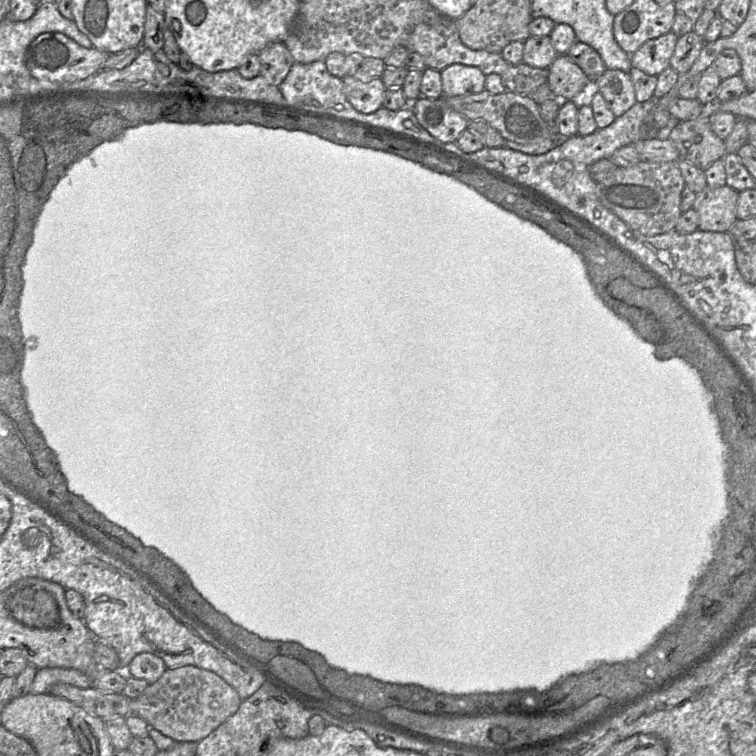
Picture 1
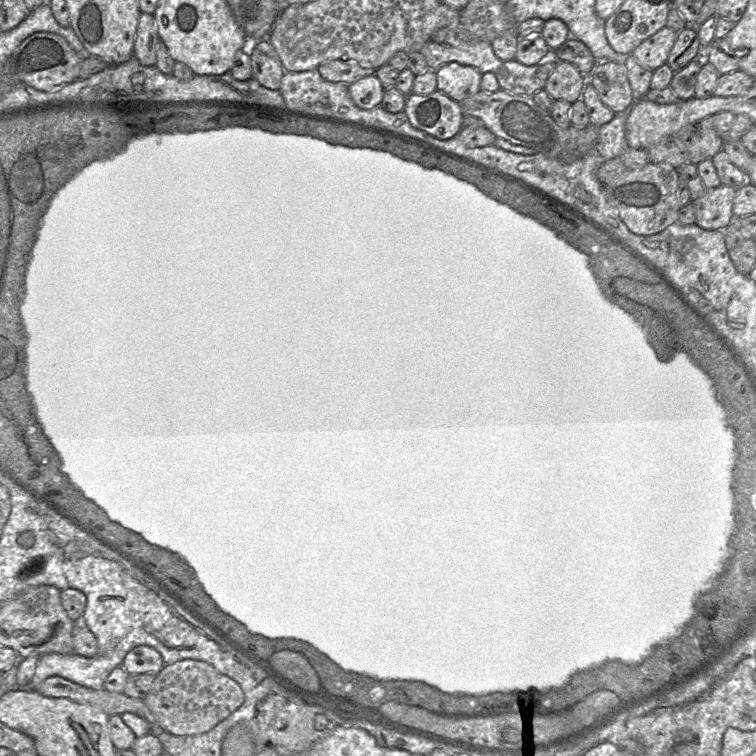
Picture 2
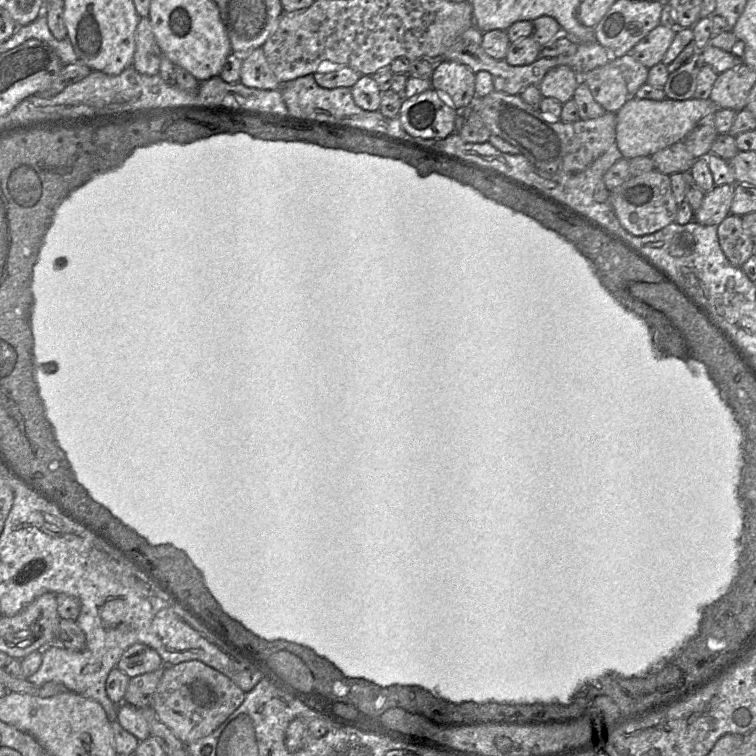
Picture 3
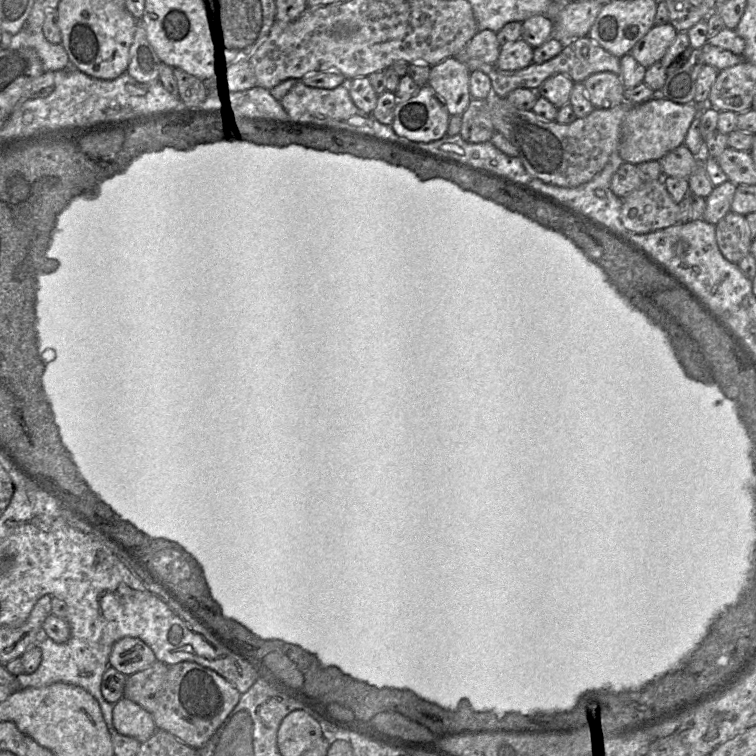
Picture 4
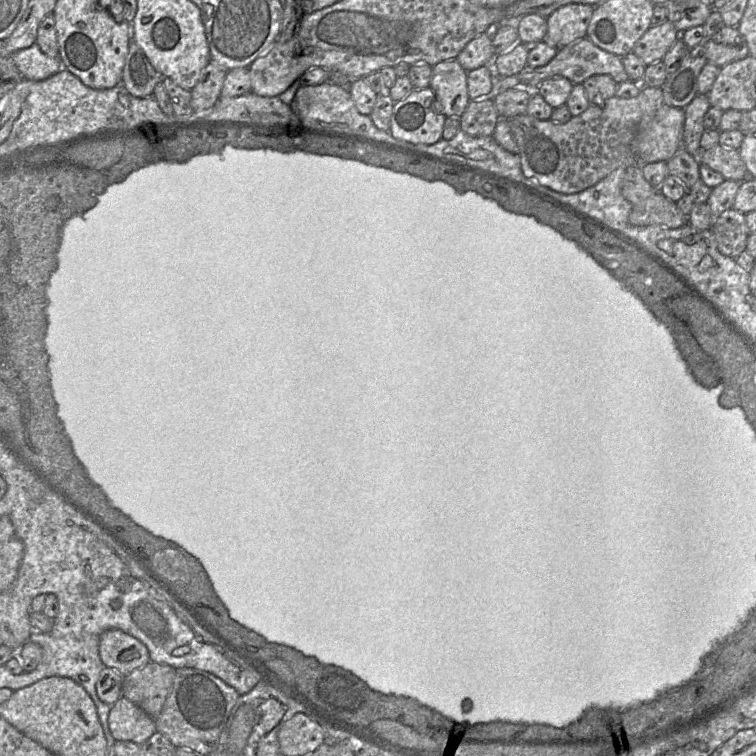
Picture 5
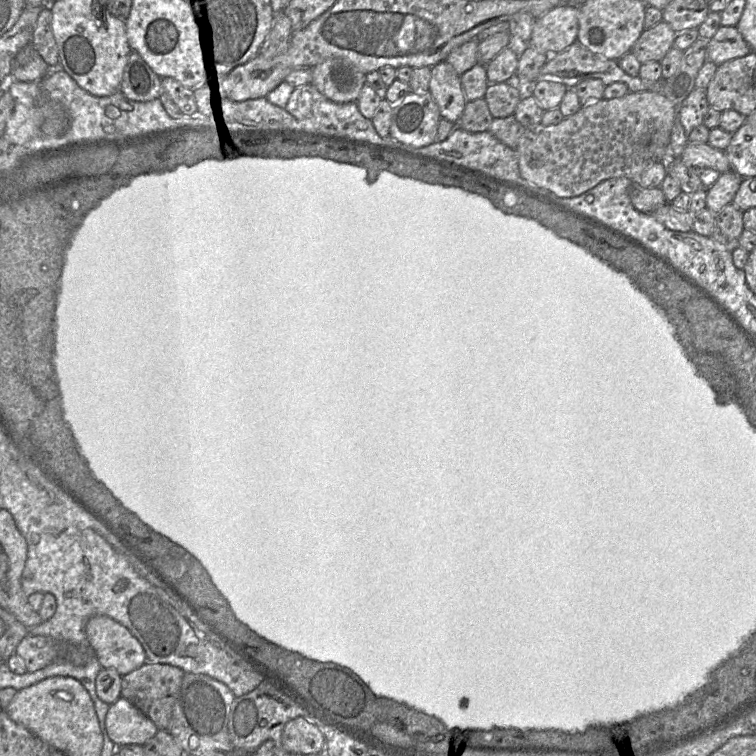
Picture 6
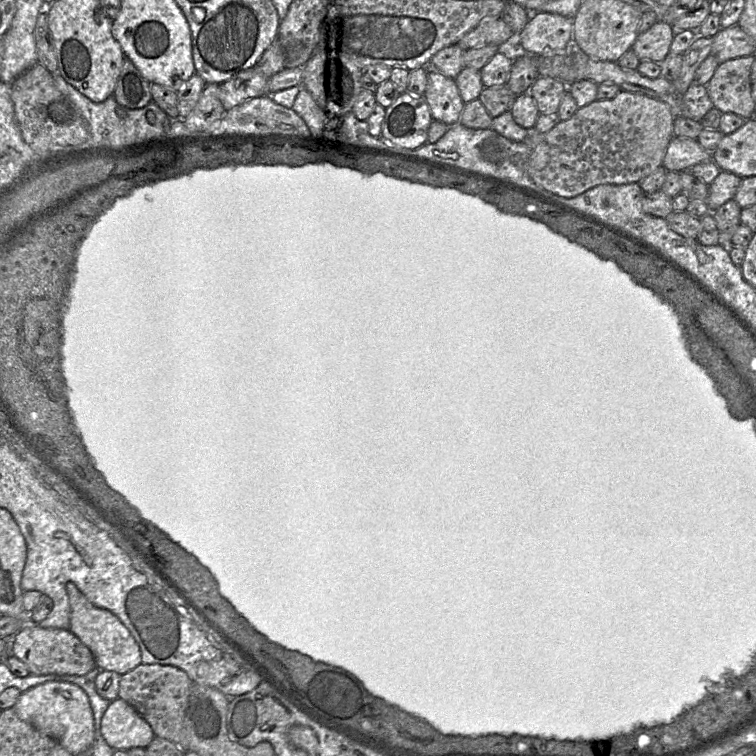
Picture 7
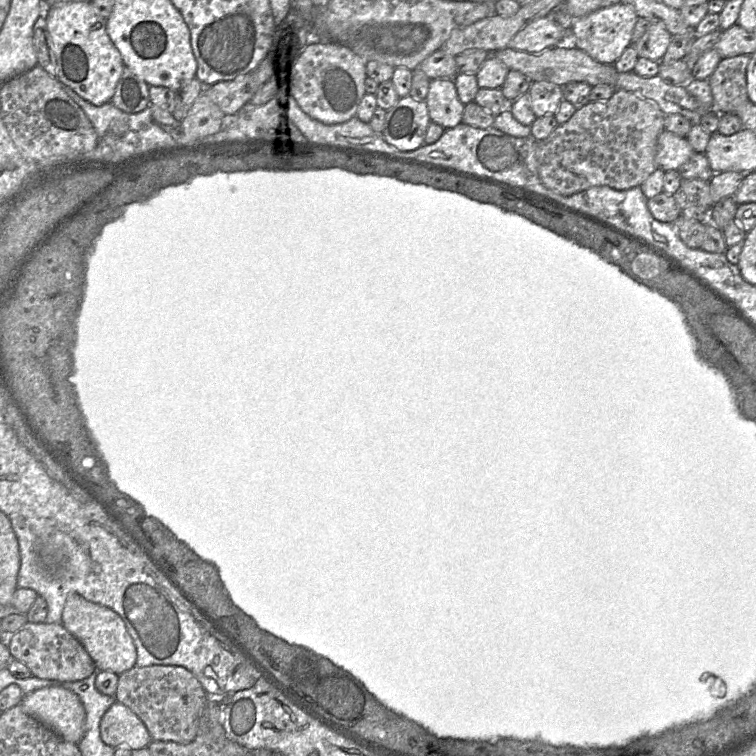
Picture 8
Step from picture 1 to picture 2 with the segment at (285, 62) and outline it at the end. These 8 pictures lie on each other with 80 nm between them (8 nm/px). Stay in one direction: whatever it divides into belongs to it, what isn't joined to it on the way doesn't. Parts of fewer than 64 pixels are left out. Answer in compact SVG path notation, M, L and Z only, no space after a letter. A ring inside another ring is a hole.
M268 39L251 42L251 66L253 79L268 89L280 89L285 70Z

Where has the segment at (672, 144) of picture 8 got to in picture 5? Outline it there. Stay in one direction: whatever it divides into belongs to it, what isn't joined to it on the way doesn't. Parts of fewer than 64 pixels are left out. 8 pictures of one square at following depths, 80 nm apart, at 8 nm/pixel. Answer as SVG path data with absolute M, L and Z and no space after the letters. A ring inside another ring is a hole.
M717 144L710 149L701 150L698 160L701 165L719 172L725 179L742 182L749 178L747 167L736 149Z

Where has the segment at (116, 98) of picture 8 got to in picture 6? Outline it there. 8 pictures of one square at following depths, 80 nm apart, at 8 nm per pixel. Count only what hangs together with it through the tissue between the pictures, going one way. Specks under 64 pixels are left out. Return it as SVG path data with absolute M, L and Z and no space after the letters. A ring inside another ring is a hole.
M131 50L119 90L126 98L146 102L159 98L162 93L158 76L136 51Z

